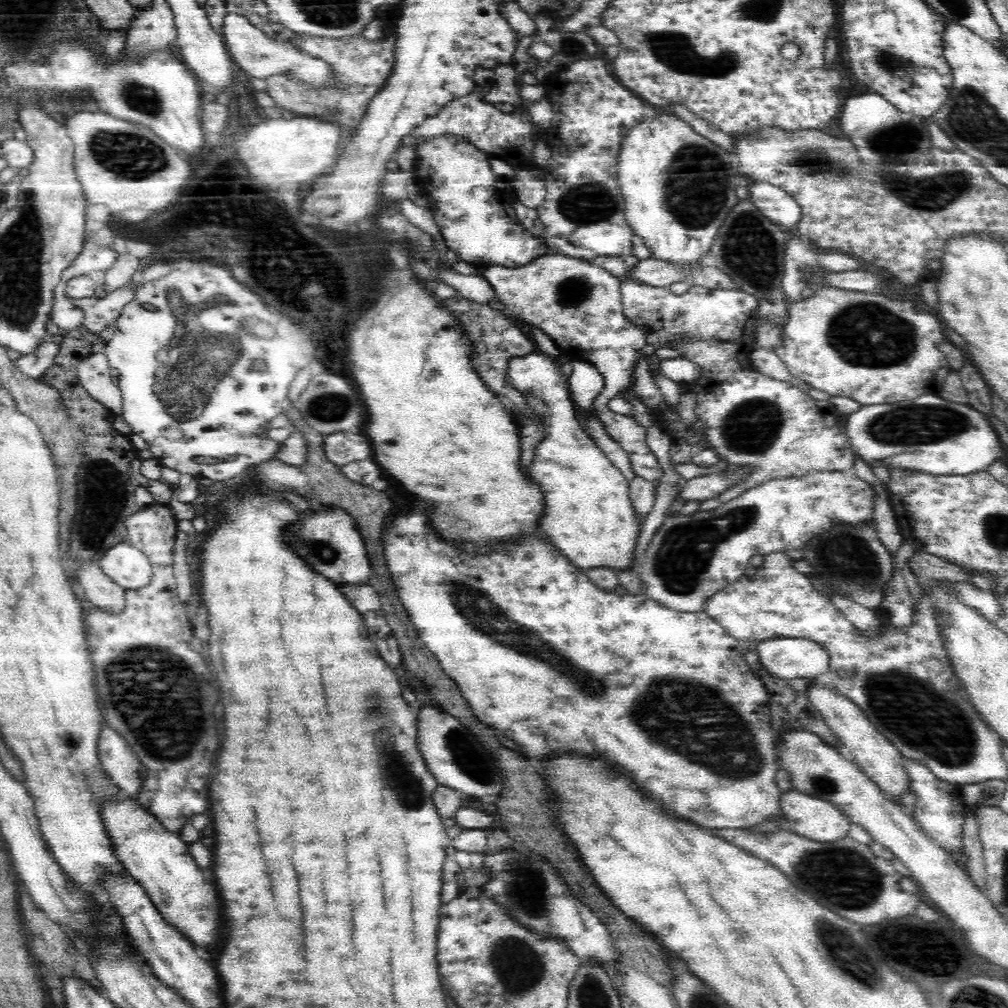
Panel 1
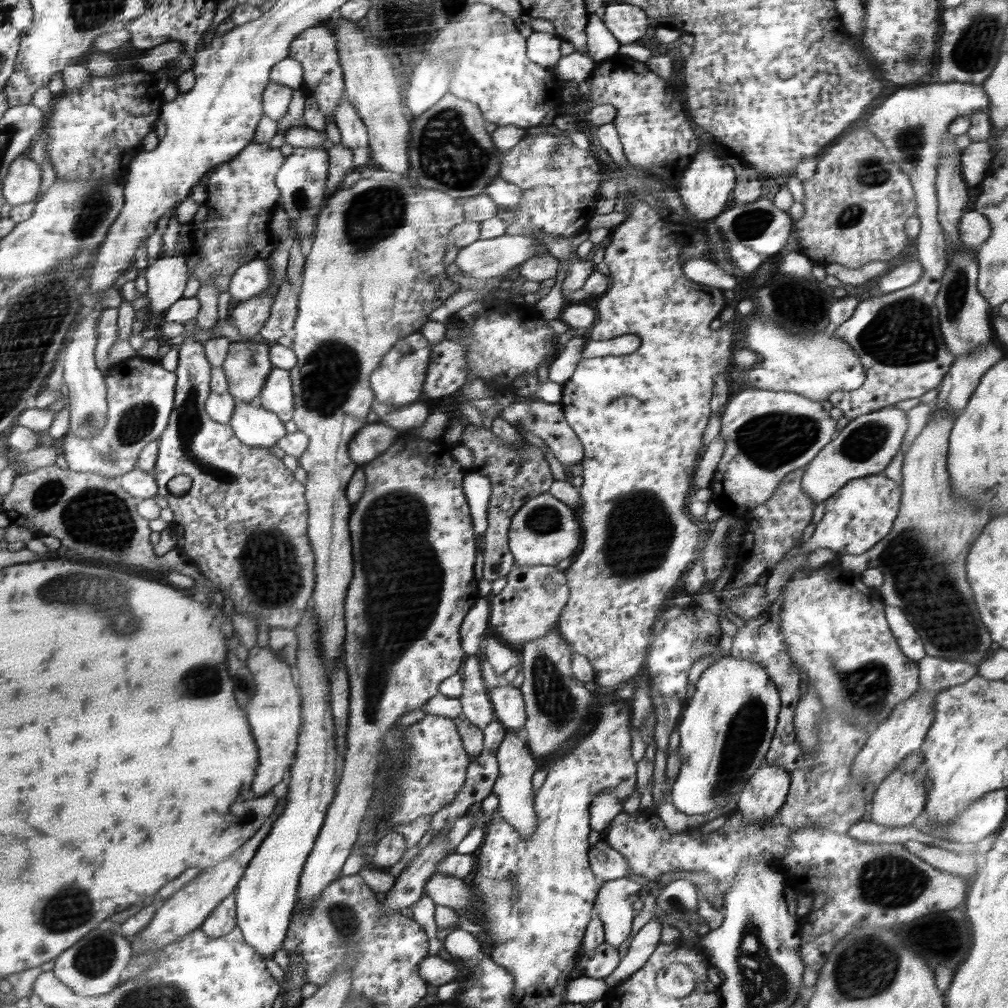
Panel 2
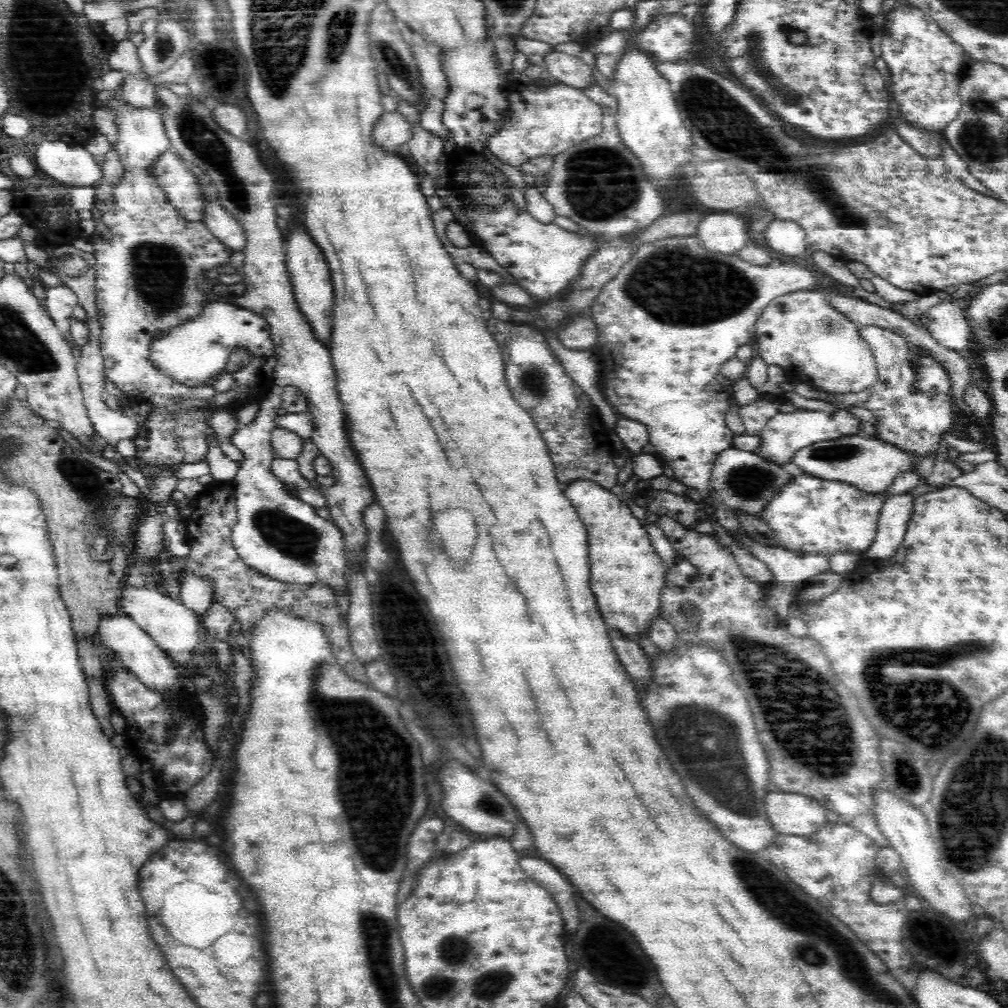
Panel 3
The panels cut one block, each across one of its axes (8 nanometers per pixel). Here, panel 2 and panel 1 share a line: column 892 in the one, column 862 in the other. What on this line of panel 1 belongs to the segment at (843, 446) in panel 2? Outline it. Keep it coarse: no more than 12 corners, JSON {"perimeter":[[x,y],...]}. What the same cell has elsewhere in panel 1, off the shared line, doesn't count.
{"perimeter":[[937,392],[861,405],[870,466],[968,475],[1004,458],[985,414]]}

